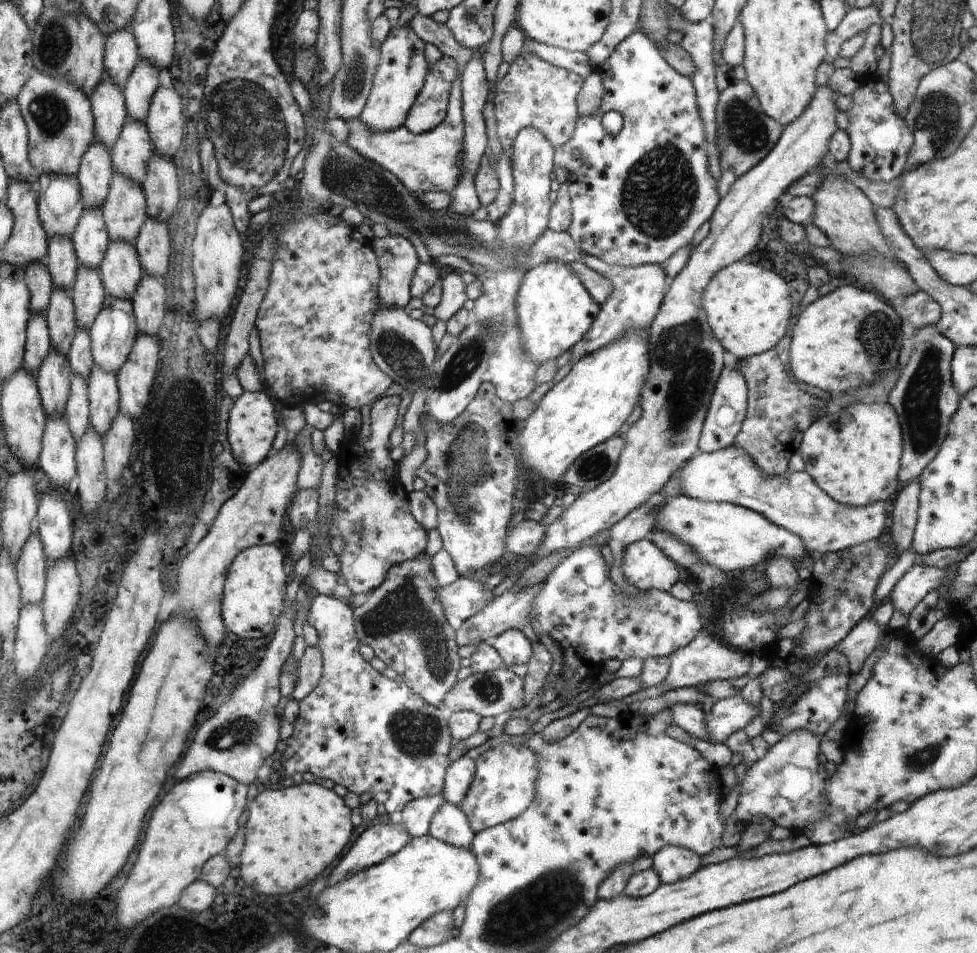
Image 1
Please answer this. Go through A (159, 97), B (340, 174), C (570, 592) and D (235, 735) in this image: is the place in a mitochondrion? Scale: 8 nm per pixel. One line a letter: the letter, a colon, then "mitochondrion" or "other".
A: other
B: mitochondrion
C: mitochondrion
D: mitochondrion

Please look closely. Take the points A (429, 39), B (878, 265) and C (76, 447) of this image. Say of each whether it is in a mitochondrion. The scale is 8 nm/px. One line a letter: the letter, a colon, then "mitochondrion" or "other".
A: other
B: other
C: other

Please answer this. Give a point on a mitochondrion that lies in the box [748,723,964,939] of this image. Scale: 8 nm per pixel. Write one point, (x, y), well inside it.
(920, 759)

